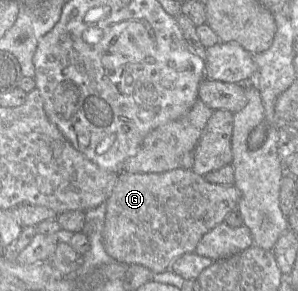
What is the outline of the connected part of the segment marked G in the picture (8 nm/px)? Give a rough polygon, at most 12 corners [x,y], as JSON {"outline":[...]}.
{"outline":[[192,169],[121,171],[105,251],[170,270],[239,203]]}

